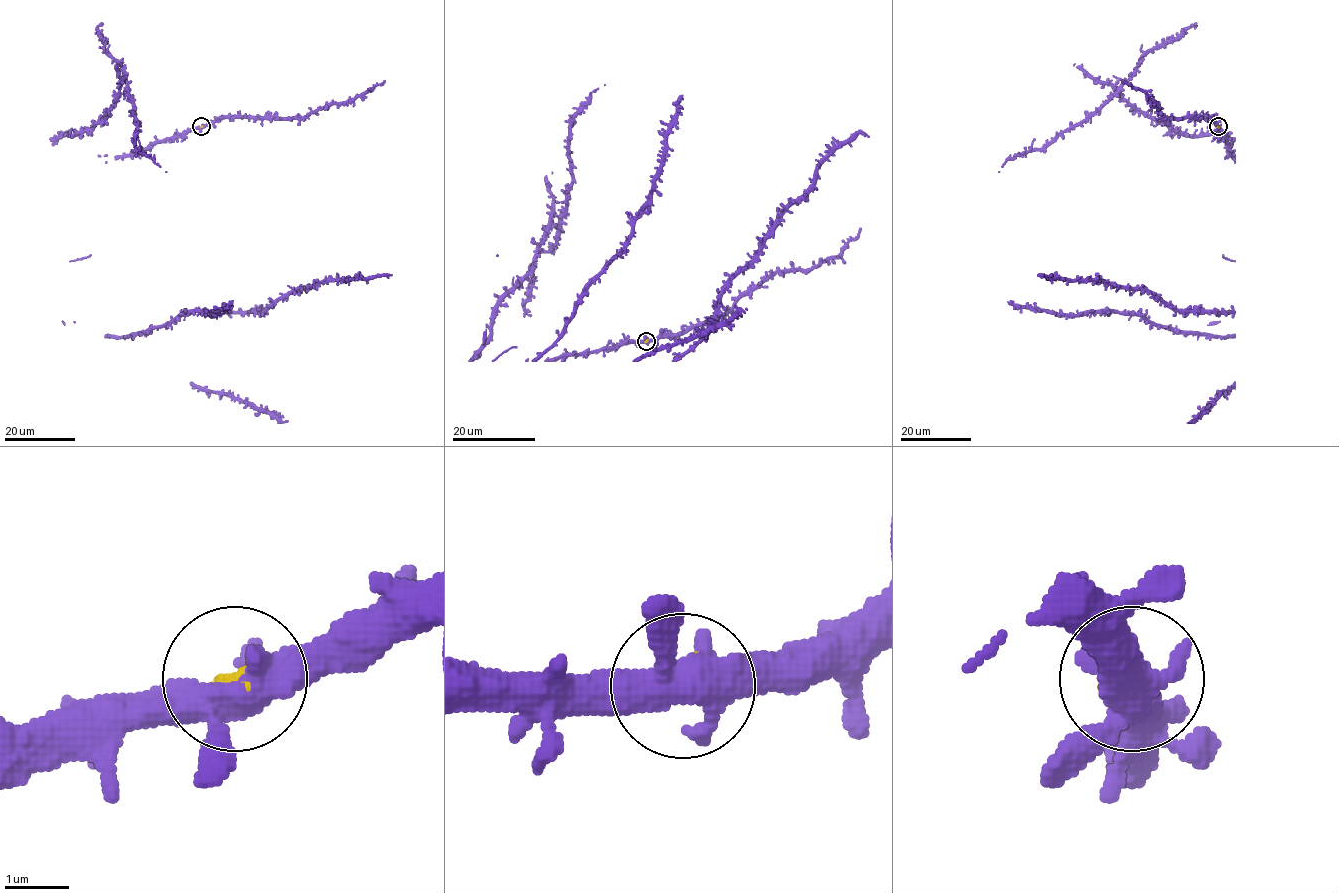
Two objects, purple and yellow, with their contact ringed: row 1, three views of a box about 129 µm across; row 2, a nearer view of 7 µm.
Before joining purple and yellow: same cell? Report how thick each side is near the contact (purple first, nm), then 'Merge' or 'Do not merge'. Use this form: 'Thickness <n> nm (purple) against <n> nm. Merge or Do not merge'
Thickness 480 nm (purple) against 110 nm. Do not merge

